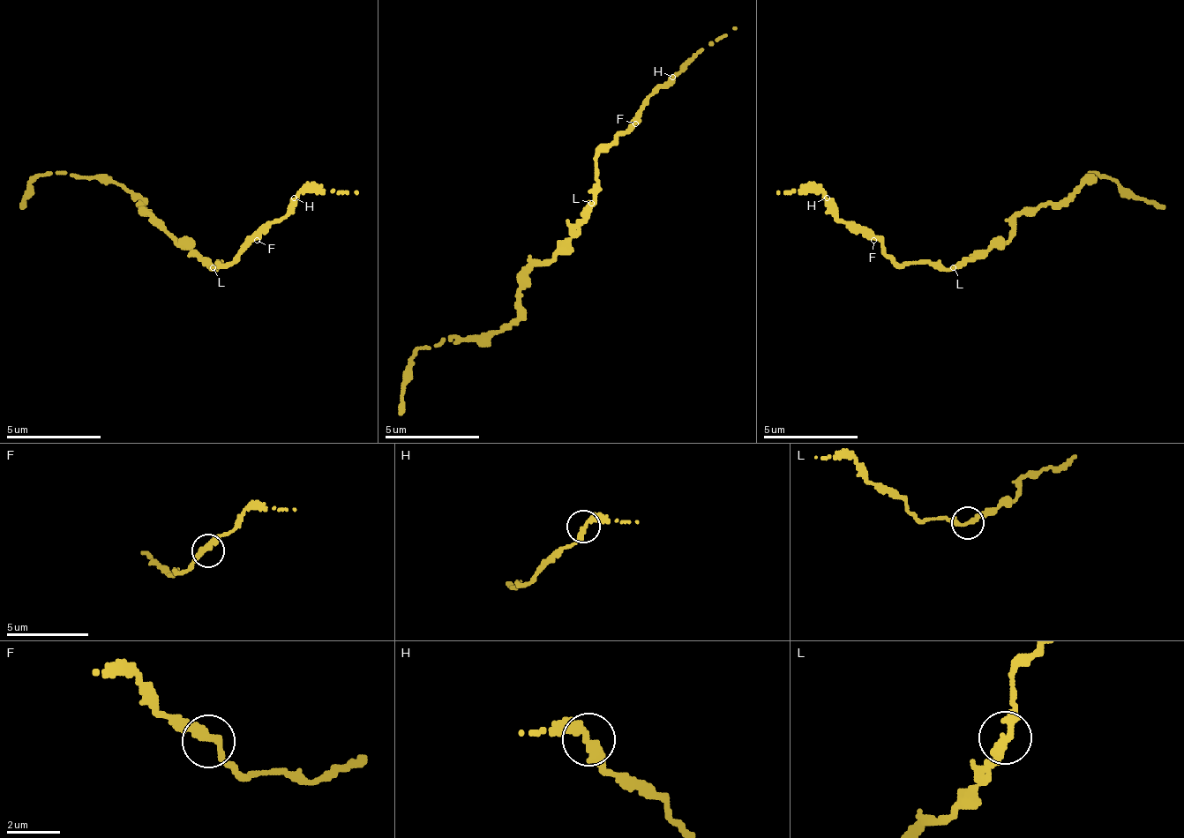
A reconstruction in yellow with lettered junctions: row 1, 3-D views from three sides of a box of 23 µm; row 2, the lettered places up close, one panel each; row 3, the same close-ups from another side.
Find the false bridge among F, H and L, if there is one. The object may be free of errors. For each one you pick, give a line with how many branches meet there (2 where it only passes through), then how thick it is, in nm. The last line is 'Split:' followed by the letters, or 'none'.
Split: none

